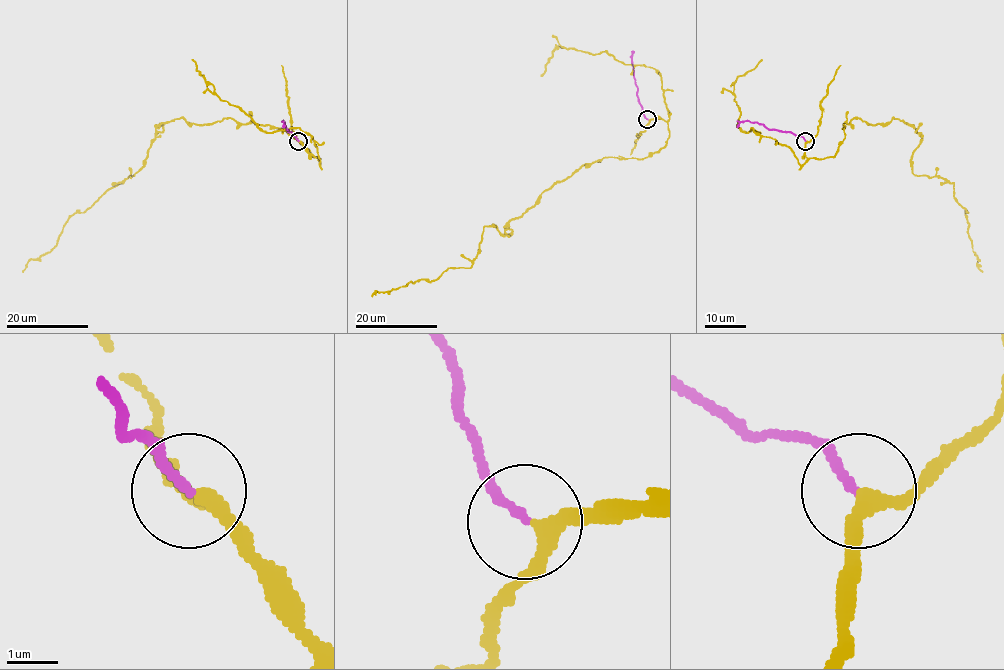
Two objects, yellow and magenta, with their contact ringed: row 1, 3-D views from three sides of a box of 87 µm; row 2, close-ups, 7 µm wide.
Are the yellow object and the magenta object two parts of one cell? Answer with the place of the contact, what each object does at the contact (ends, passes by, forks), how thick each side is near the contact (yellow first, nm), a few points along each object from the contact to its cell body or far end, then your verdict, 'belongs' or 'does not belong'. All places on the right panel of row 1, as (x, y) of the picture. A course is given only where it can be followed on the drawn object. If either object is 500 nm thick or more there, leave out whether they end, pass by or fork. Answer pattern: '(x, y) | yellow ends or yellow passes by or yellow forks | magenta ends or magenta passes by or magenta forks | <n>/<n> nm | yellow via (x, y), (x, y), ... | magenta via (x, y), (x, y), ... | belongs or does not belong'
(805, 141) | yellow passes by | magenta ends | 260/180 nm | yellow via (805, 141), (805, 156), (824, 158), (854, 118), (907, 122), (921, 138), (912, 172), (953, 183), (982, 271) | magenta via (805, 141), (789, 132), (768, 130), (757, 122), (740, 121), (737, 127) | belongs

